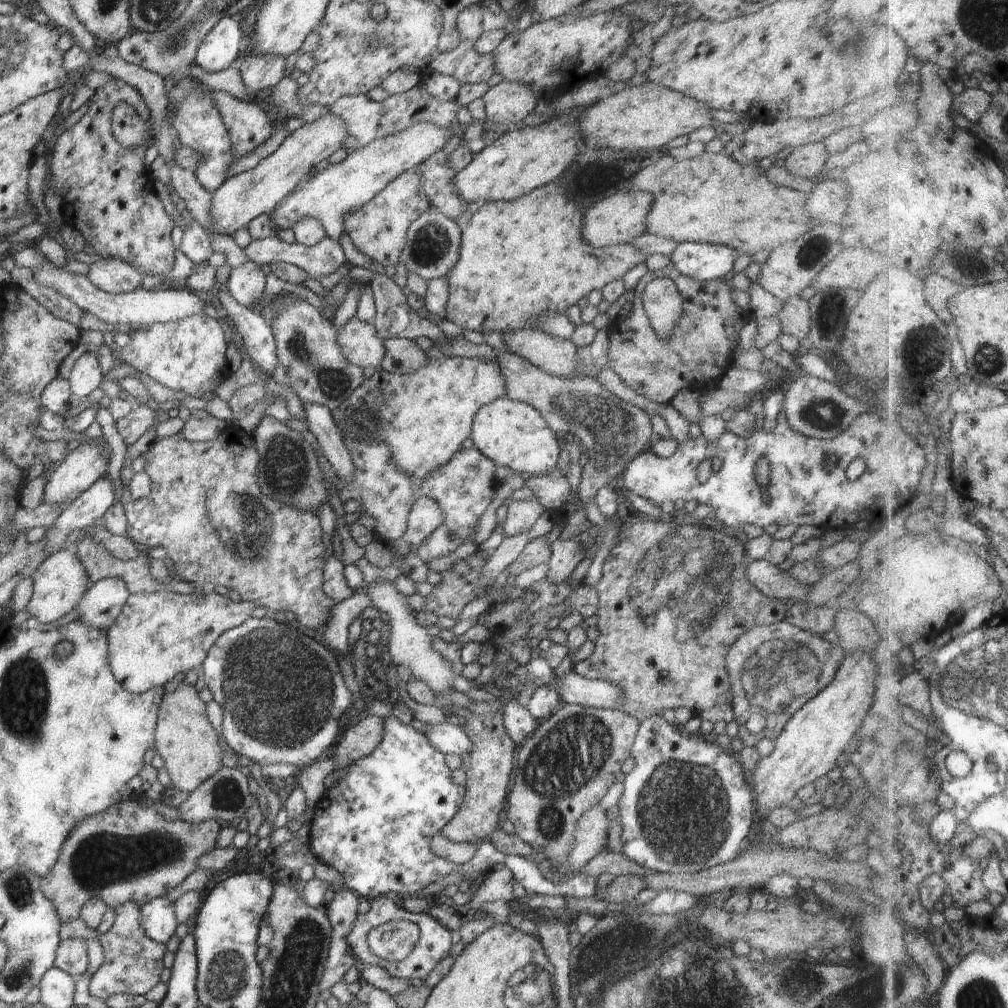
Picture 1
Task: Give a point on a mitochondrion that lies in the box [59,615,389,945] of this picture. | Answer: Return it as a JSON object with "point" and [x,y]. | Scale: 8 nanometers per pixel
{"point":[278,689]}

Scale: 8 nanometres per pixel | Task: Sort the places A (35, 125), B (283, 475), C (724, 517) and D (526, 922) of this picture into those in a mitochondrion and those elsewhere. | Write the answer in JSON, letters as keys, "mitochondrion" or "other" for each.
{"A":"other","B":"mitochondrion","C":"mitochondrion","D":"other"}

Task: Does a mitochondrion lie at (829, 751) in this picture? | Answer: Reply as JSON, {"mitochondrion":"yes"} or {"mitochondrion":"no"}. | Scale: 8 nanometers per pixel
{"mitochondrion":"no"}

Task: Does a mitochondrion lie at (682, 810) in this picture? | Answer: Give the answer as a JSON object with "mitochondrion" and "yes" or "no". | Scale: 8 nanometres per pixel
{"mitochondrion":"yes"}

